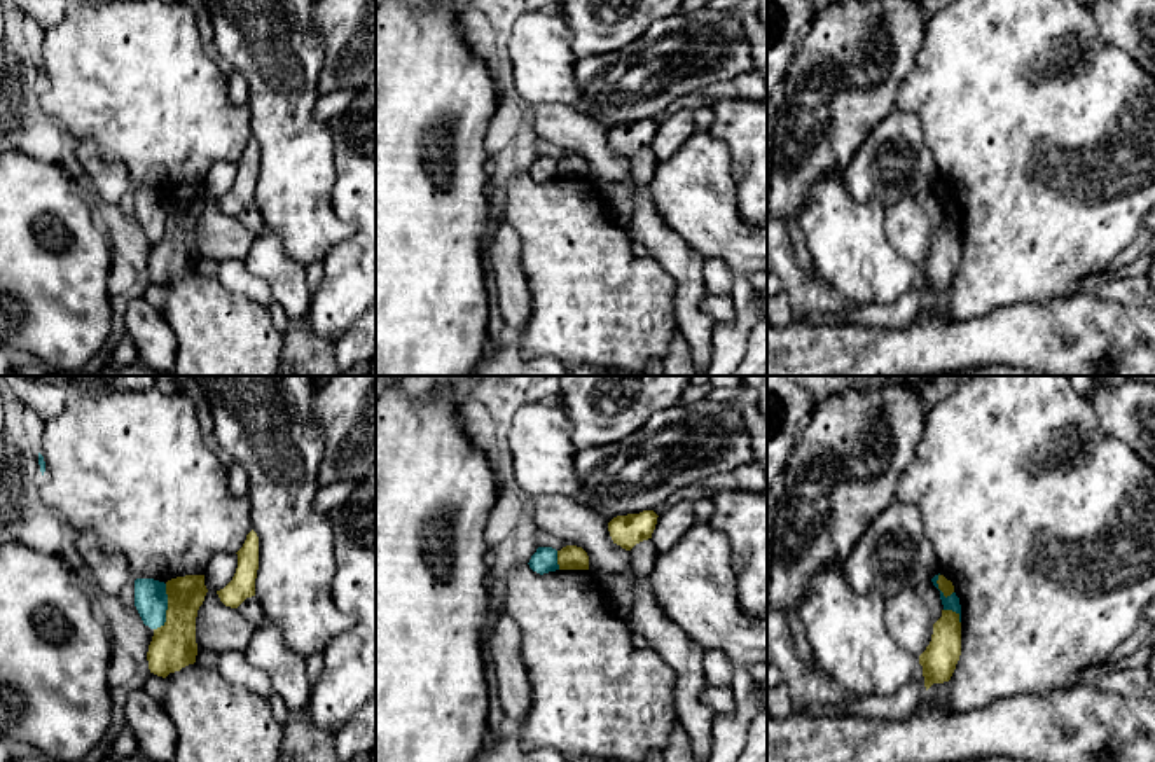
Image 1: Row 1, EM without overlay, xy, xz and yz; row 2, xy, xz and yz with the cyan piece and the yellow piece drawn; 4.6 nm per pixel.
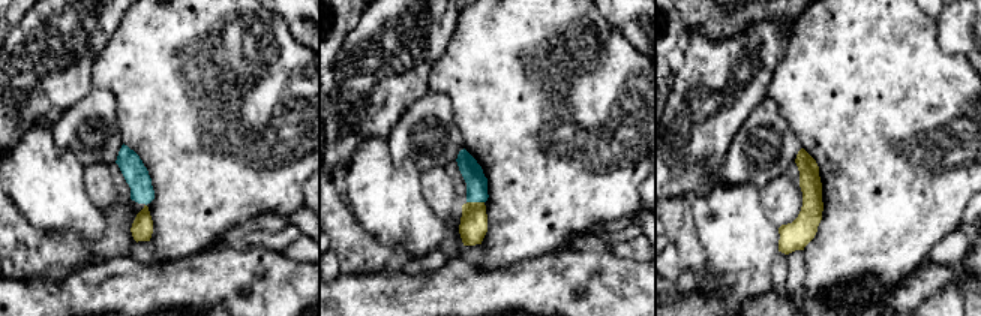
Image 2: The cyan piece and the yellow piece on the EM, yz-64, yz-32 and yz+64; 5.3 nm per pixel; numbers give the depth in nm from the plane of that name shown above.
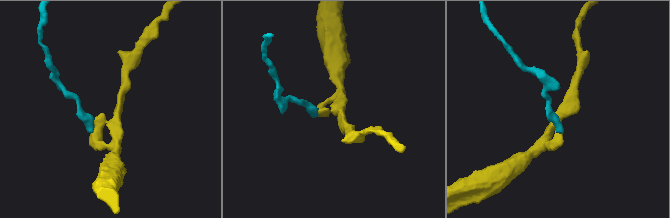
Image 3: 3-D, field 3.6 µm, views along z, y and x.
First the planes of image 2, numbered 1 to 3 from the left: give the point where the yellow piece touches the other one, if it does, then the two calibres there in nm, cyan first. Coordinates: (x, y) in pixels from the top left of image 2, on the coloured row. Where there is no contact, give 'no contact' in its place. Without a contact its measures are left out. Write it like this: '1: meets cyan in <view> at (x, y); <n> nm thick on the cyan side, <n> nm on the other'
1: no contact
2: meets cyan in yz-32 at (476, 201); 110 nm thick on the cyan side, 150 nm on the other
3: no contact

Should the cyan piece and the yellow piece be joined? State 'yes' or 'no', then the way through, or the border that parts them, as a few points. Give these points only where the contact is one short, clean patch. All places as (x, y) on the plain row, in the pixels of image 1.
no; border xy (166, 193), (166, 228), (154, 238)

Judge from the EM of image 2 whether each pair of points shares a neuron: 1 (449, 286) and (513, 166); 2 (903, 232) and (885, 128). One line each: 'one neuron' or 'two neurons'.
1: two neurons
2: one neuron

